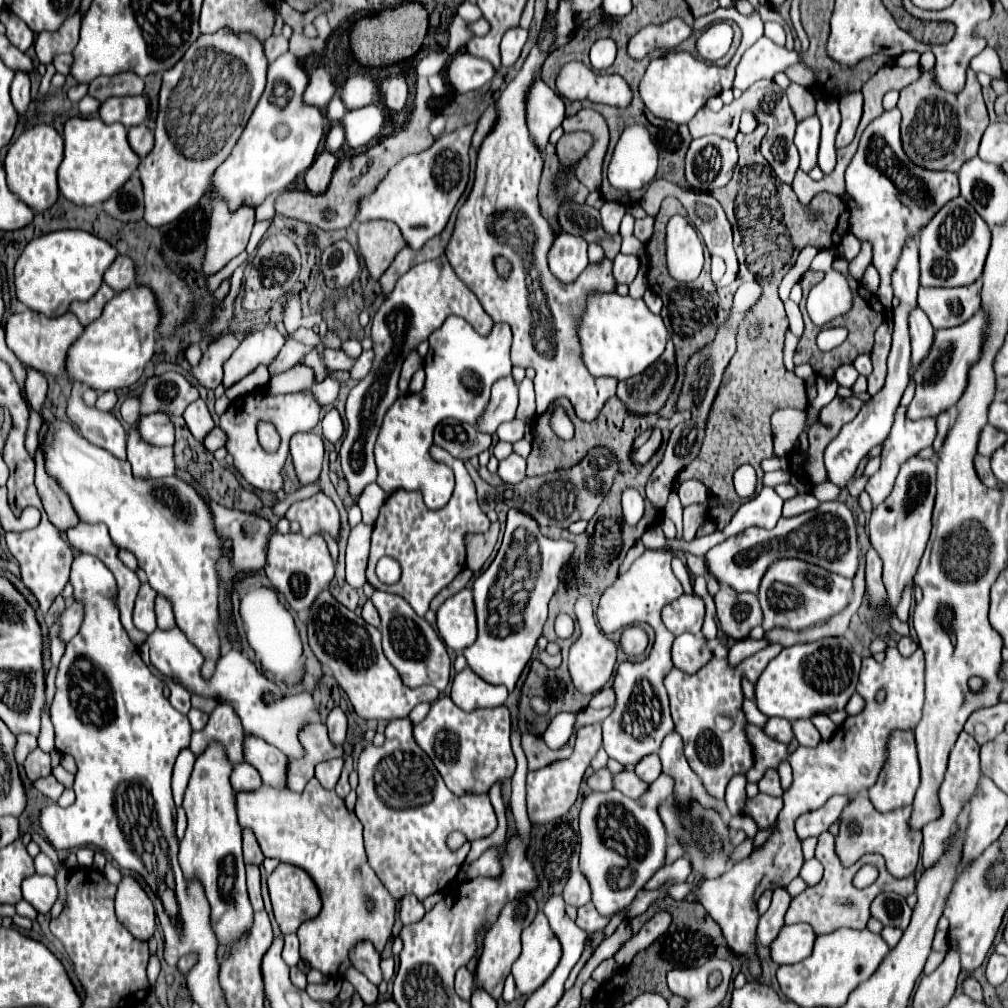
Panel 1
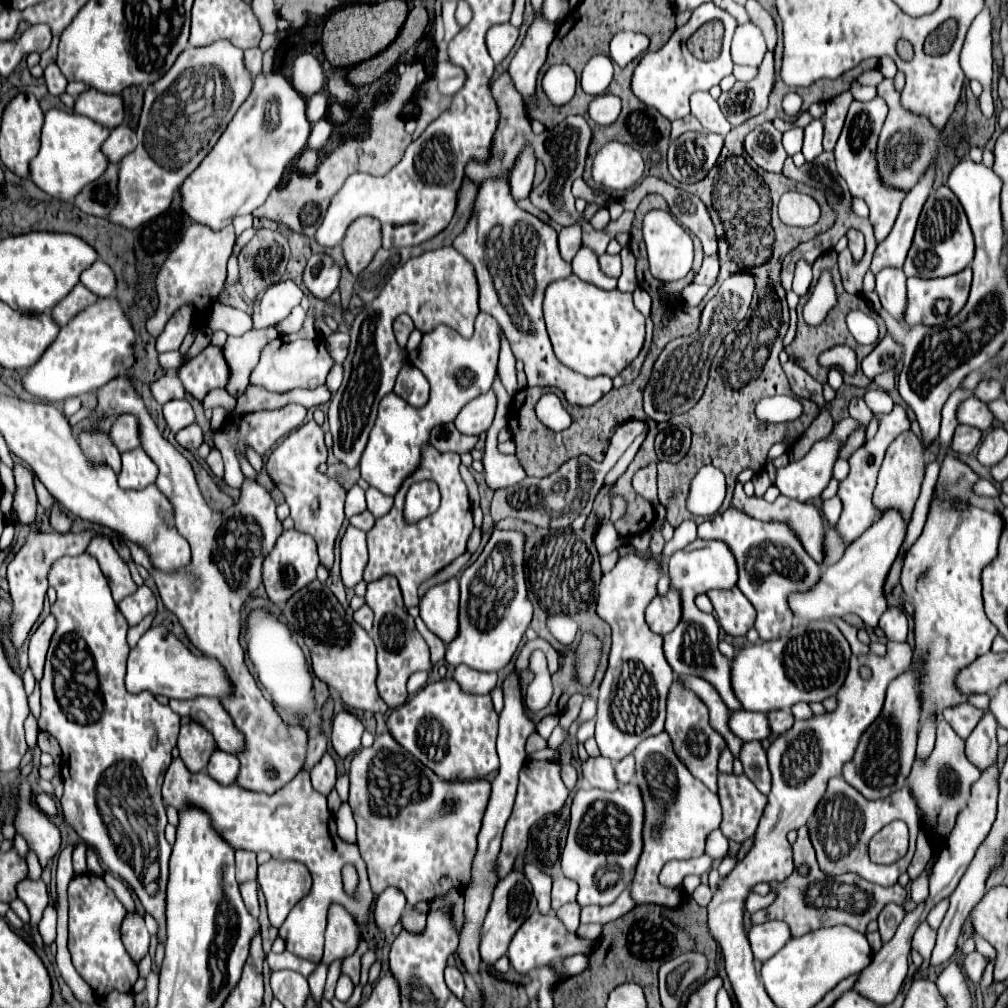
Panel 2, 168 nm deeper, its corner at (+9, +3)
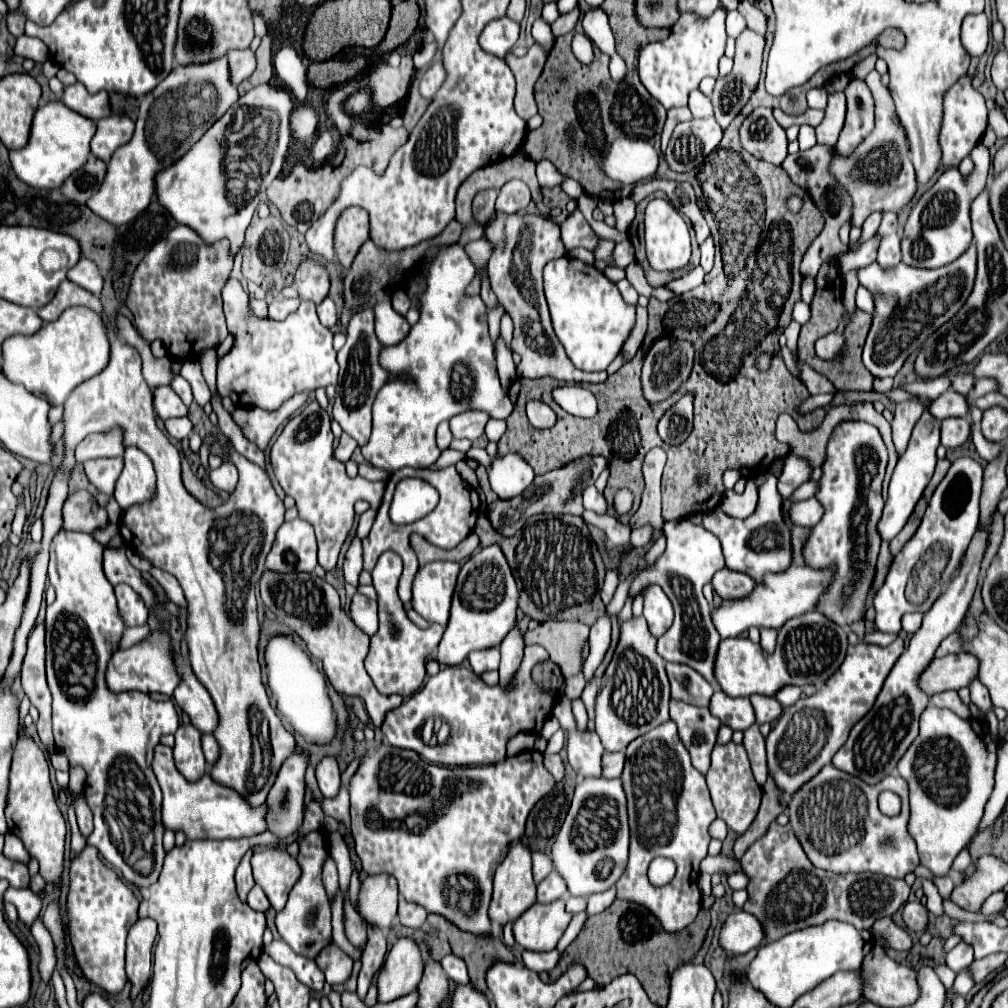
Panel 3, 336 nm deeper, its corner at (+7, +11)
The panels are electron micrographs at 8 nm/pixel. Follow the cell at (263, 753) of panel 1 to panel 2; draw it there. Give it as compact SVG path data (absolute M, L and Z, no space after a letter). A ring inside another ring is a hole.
M217 698L169 700L169 706L173 708L173 712L181 716L185 716L185 708L187 708L189 718L197 720L209 732L213 732L213 738L223 752L237 754L241 752L241 748L245 748L245 736L237 732L237 726L233 724L231 716L225 712L223 704Z

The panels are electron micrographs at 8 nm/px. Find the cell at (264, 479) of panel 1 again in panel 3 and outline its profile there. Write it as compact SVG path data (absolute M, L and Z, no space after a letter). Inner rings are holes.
M225 462L217 470L211 470L209 480L217 490L223 490L223 492L231 494L235 490L235 486L237 486L237 468L233 464Z

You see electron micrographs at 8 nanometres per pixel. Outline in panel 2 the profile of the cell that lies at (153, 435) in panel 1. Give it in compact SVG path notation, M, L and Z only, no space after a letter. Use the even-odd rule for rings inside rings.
M121 414L109 434L111 434L111 440L117 444L119 452L127 452L139 446L141 434L137 428L137 418L133 414Z

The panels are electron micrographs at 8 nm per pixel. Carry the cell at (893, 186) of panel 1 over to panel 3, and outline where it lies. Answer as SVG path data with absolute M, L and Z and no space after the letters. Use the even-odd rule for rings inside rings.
M853 78L845 88L847 120L837 142L839 154L851 154L873 130L873 96L865 80Z

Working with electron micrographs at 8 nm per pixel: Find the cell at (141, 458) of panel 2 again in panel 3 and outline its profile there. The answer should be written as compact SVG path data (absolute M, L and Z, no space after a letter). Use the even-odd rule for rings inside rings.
M139 448L125 450L125 468L115 486L115 500L123 510L155 498L155 470Z

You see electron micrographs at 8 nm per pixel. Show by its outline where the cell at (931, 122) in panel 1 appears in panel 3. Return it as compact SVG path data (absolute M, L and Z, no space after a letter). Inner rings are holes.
M871 70L865 78L873 100L875 100L875 128L859 148L851 156L835 156L831 158L831 176L847 188L847 194L853 202L851 226L861 226L865 218L875 210L893 210L899 212L905 204L909 204L917 192L917 176L911 164L911 154L907 150L907 140L903 128L899 128L891 118L895 116L895 104L889 94L889 88L881 84L881 76L877 70Z

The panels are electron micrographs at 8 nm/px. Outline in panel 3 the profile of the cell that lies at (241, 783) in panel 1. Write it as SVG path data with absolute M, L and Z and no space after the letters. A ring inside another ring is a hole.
M203 734L203 754L207 764L213 764L219 758L219 746L213 734Z

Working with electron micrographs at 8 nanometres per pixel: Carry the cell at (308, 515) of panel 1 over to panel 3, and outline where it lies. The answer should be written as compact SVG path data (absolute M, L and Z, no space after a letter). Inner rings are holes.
M311 400L301 414L293 416L271 448L271 464L275 476L285 490L297 502L299 518L315 528L319 544L319 564L329 572L335 568L343 542L353 526L353 506L357 500L367 500L371 508L379 508L385 482L369 482L361 476L349 478L345 464L333 456L333 432L331 418L317 400Z

